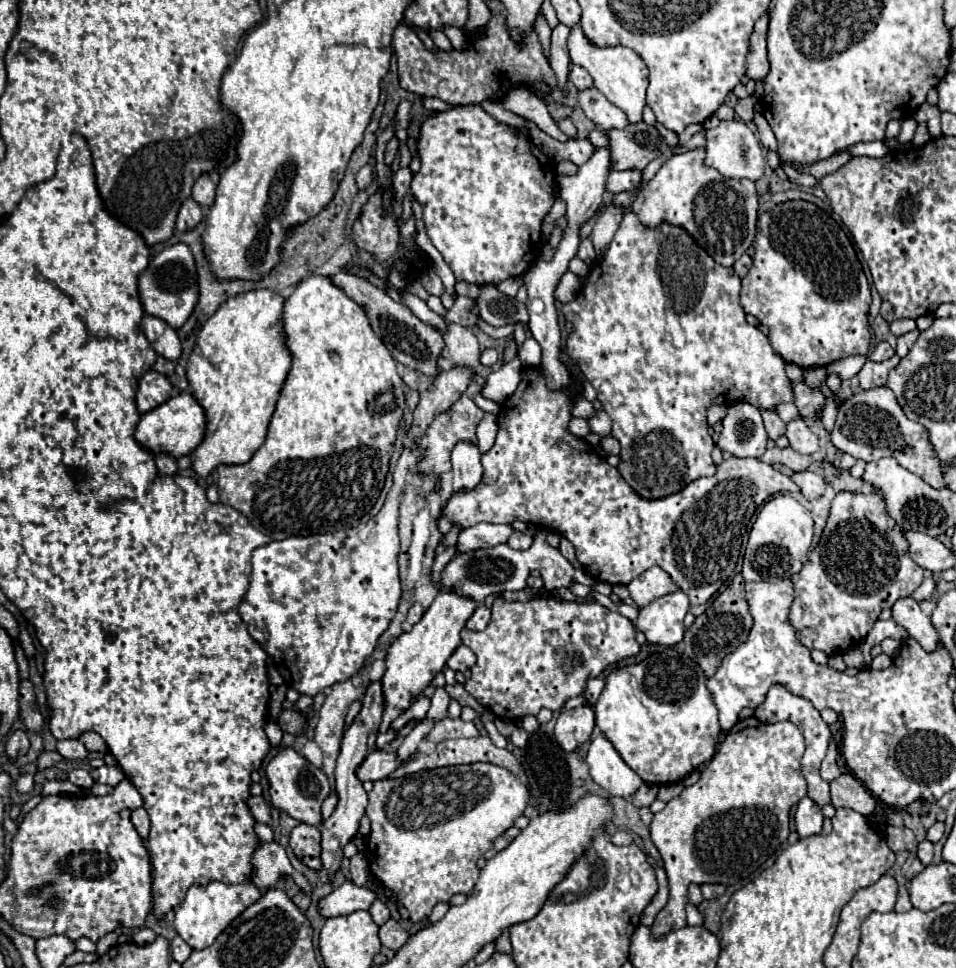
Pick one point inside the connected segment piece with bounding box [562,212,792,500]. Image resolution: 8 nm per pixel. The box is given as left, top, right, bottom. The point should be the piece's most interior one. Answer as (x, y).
(659, 331)

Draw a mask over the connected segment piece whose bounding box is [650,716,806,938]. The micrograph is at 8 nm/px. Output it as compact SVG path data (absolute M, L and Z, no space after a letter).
M754 716L740 720L728 732L726 740L720 744L708 766L702 770L702 778L694 786L684 788L674 800L666 804L664 810L654 814L654 820L650 824L650 836L664 860L664 870L670 882L670 900L658 912L652 926L652 934L656 934L656 938L660 934L668 934L686 926L690 884L734 886L740 880L748 878L754 870L758 870L768 860L768 856L772 856L788 838L790 808L806 796L806 780L800 770L802 754L804 738L800 730L792 726L792 722L764 724Z

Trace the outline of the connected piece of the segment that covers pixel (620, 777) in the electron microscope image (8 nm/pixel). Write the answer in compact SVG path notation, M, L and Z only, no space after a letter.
M600 734L598 738L592 740L590 744L590 750L588 750L588 756L586 756L586 764L590 766L590 776L592 780L604 788L608 792L608 796L612 798L632 798L636 794L636 790L644 784L644 780L620 758L620 754L616 752L616 748Z

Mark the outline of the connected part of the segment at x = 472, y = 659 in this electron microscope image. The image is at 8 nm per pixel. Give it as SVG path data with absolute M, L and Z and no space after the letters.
M458 646L456 648L456 652L448 658L448 662L446 662L446 666L448 668L452 668L454 672L466 672L466 670L470 670L472 666L476 664L476 656L472 654L472 650L468 648L468 646Z

